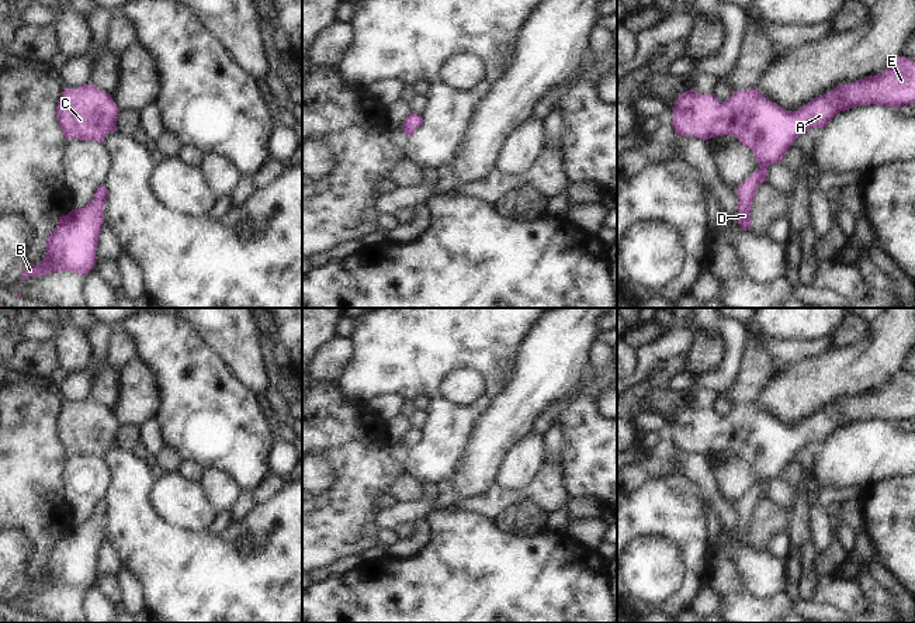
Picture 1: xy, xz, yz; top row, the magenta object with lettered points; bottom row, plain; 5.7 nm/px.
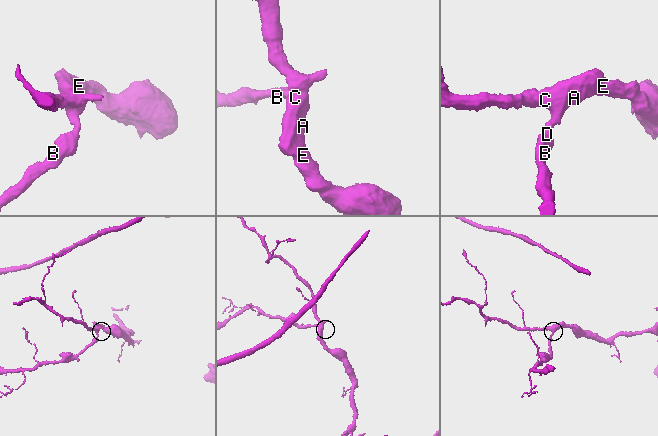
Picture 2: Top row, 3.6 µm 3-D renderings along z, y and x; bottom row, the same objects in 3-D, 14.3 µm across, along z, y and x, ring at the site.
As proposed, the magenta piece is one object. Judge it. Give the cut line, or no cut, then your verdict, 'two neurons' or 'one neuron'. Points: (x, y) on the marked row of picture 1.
cut none; one neuron

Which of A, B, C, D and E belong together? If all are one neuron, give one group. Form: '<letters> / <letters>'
A B C D E

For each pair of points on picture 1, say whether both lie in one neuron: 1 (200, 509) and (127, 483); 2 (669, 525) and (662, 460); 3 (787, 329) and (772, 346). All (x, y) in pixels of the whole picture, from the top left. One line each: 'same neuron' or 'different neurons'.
1: different neurons
2: different neurons
3: different neurons

